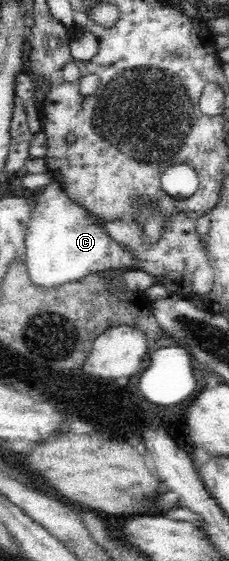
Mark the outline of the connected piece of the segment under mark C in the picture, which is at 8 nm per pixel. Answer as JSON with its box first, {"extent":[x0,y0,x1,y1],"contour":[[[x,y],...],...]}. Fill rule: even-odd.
{"extent":[25,180,135,287],"contour":[[[57,180],[36,195],[25,240],[25,261],[30,281],[36,287],[60,287],[99,272],[119,272],[134,267],[135,256],[104,231],[104,219],[70,199]]]}

